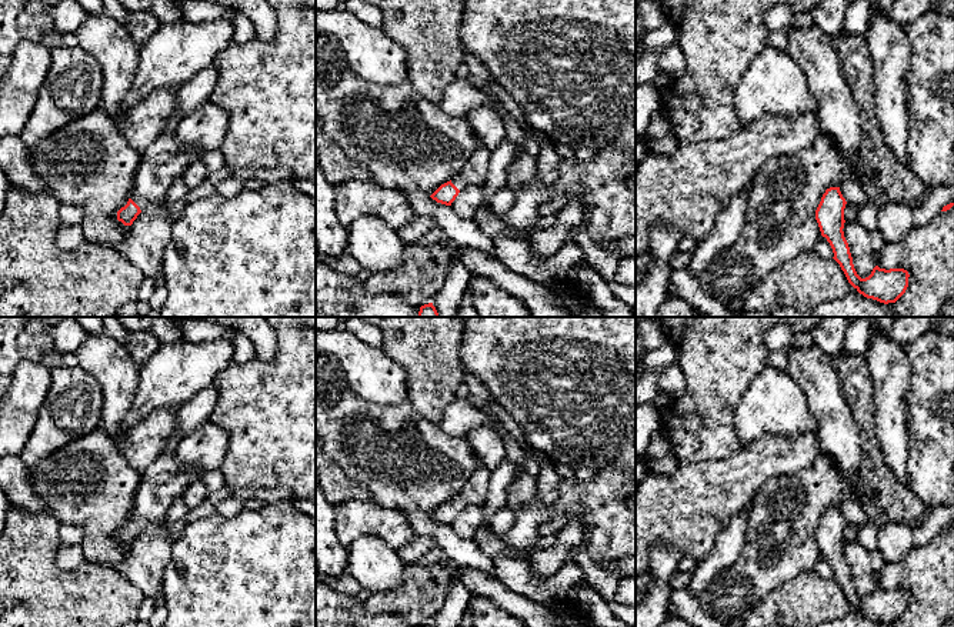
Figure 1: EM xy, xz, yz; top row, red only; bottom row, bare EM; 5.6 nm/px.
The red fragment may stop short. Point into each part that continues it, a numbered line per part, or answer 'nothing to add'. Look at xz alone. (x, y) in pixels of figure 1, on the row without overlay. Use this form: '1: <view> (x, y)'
1: xz (474, 492)

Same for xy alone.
1: xy (162, 483)

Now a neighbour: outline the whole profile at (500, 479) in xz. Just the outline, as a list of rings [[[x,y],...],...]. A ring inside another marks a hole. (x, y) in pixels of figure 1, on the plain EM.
[[[504,460],[497,468],[490,471],[490,488],[484,503],[484,528],[490,528],[493,516],[506,506],[507,490],[516,476],[516,466]]]

